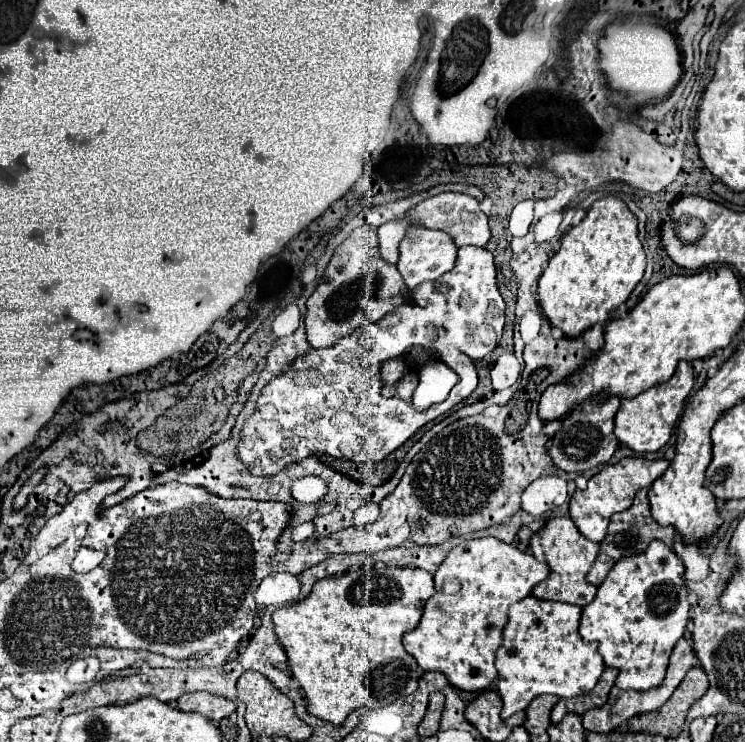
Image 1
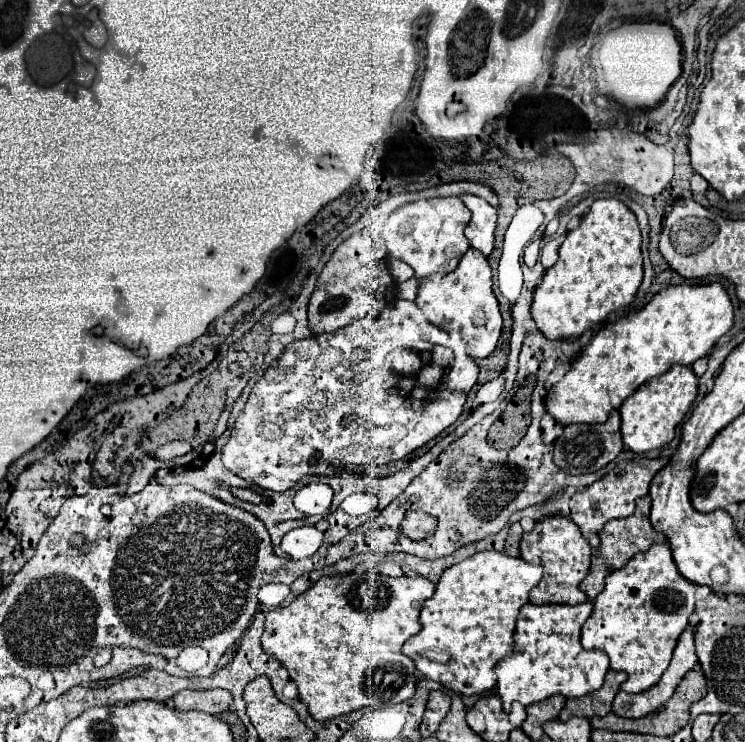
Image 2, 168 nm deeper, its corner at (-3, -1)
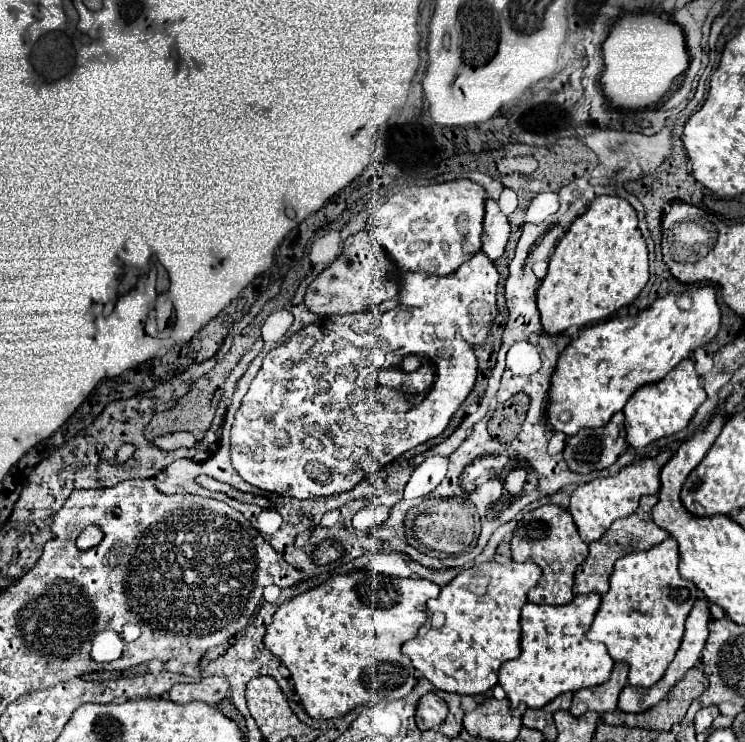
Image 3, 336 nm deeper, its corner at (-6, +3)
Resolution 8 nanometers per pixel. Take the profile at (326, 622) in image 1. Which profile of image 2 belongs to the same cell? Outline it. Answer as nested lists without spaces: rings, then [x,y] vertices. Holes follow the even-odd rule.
[[[378,572],[324,576],[310,590],[300,594],[290,606],[266,614],[262,646],[288,668],[290,680],[298,686],[298,698],[318,720],[334,720],[358,708],[384,708],[410,700],[416,692],[416,666],[410,656],[402,654],[408,638],[420,630],[420,610],[424,600],[434,594],[434,584],[424,576],[384,576]]]

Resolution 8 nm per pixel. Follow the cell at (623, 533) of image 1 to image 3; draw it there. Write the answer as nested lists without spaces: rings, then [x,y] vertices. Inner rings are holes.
[[[645,496],[639,504],[639,508],[627,516],[627,518],[621,518],[621,520],[615,520],[611,524],[611,528],[603,534],[601,540],[597,542],[591,542],[589,544],[589,556],[585,558],[585,562],[577,568],[575,572],[575,584],[573,584],[573,594],[589,594],[589,592],[599,592],[599,594],[605,594],[609,590],[609,576],[611,576],[611,570],[613,570],[613,564],[617,558],[625,556],[627,552],[631,550],[649,550],[651,546],[663,542],[669,534],[659,528],[653,518],[651,518],[651,508],[655,506],[655,498],[651,496]]]

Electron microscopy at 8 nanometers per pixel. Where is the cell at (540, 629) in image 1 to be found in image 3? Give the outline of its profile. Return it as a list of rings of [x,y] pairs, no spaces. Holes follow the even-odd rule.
[[[591,592],[575,596],[573,602],[565,606],[537,606],[531,602],[523,606],[521,656],[505,662],[499,668],[499,684],[505,690],[511,708],[517,708],[523,702],[527,708],[537,710],[563,692],[577,692],[581,688],[599,686],[609,680],[615,662],[611,660],[605,646],[593,644],[585,638],[599,602],[601,596]]]

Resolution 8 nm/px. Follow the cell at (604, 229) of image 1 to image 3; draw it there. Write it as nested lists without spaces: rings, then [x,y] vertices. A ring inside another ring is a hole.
[[[597,196],[587,212],[579,216],[569,232],[559,240],[551,260],[549,272],[537,290],[537,308],[541,314],[541,324],[549,334],[561,334],[571,326],[587,326],[607,320],[613,312],[629,306],[649,280],[647,264],[647,244],[637,228],[637,214],[633,206],[619,196]]]

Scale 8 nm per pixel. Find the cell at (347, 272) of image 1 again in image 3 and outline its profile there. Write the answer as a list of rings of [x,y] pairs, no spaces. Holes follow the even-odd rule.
[[[363,230],[349,236],[343,242],[343,252],[337,256],[337,260],[309,284],[305,294],[305,306],[319,316],[365,312],[371,306],[379,306],[395,298],[397,292],[399,292],[397,266],[391,262],[387,252],[383,252],[383,248],[375,244],[375,240],[371,240],[371,236]]]

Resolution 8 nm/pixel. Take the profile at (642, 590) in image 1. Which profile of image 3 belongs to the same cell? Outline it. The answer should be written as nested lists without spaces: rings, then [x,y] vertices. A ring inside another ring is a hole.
[[[673,536],[655,548],[621,556],[611,574],[609,592],[601,596],[601,606],[587,632],[587,640],[605,644],[613,660],[631,666],[631,686],[649,688],[665,674],[681,646],[685,620],[699,598],[697,586],[677,572],[677,560],[679,548]]]

